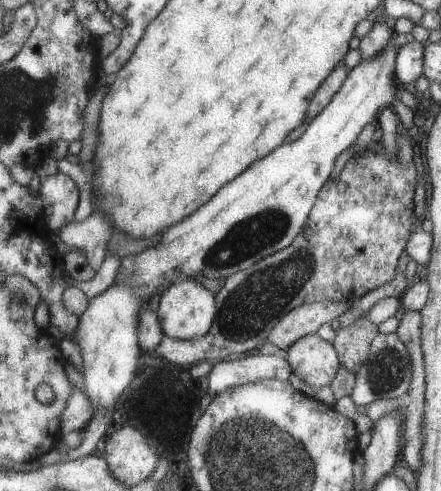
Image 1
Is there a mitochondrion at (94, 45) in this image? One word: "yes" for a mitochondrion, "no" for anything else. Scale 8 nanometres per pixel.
no

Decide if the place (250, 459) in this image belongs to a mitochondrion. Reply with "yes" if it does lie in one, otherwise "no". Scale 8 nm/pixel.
yes

